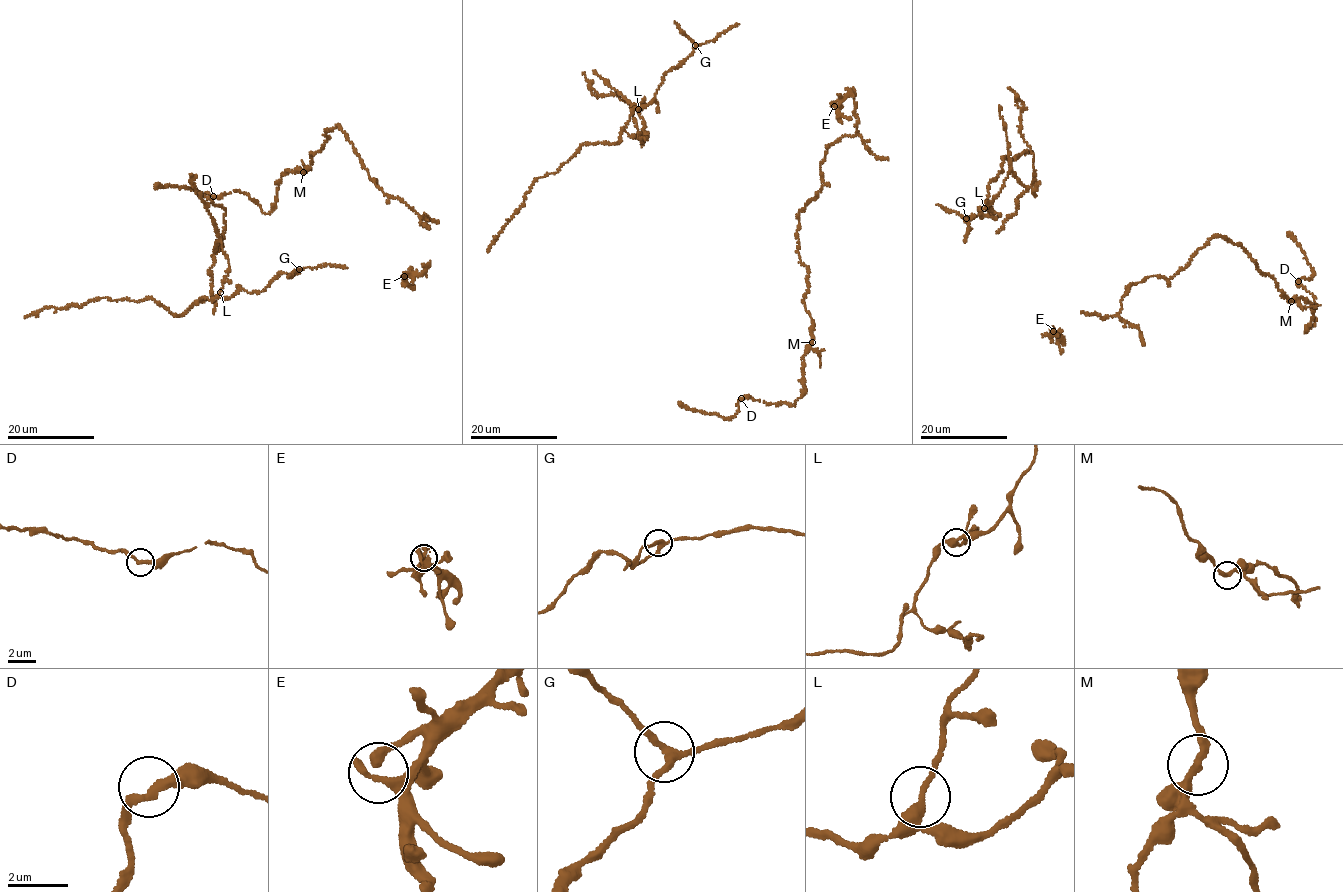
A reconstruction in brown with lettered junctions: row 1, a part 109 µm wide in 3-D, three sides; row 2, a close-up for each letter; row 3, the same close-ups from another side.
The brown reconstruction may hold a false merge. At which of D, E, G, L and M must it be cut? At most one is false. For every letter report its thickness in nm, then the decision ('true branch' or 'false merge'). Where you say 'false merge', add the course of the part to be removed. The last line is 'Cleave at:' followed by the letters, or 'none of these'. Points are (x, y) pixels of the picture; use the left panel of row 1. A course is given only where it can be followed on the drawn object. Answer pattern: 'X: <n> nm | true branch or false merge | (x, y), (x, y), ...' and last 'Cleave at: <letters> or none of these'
D: 280 nm | true branch
E: 260 nm | true branch
G: 200 nm | true branch
L: 260 nm | false merge | (220, 292), (229, 266), (219, 241), (214, 252), (226, 225), (225, 209), (200, 195), (191, 175)
M: 260 nm | true branch
Cleave at: L

